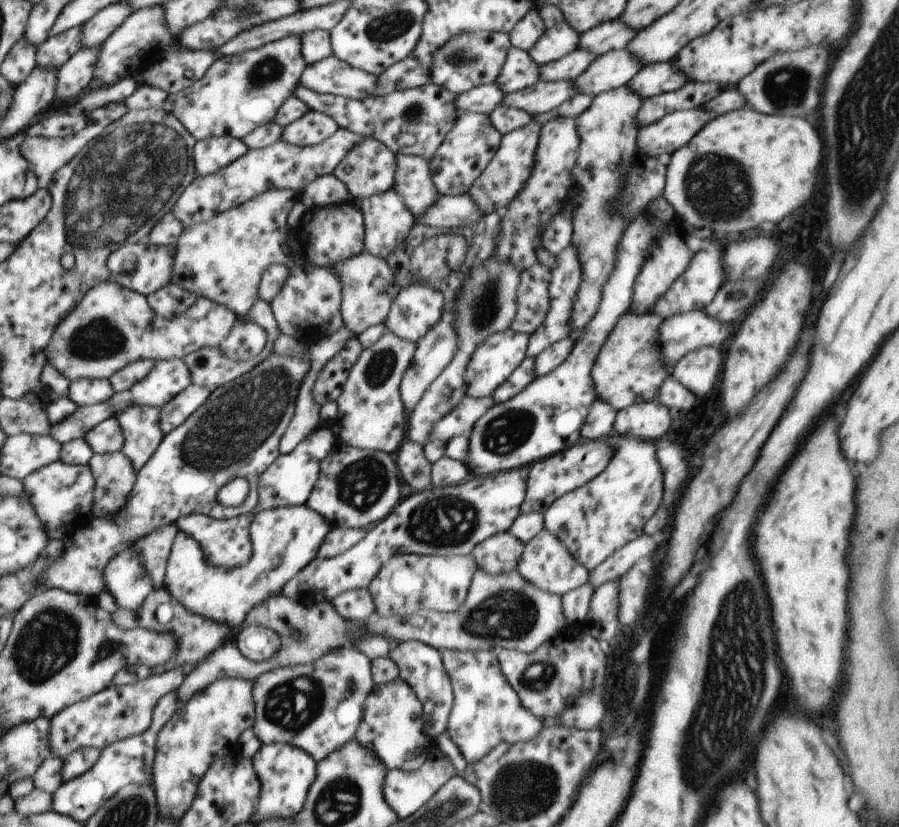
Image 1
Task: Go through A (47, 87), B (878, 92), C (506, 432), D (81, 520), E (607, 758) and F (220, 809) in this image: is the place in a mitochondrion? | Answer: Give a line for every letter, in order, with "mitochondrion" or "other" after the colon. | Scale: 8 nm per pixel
A: other
B: mitochondrion
C: mitochondrion
D: other
E: other
F: other

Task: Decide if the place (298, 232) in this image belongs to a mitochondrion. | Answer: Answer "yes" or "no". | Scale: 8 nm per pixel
no

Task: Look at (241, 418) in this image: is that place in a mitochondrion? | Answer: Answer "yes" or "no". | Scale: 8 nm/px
yes

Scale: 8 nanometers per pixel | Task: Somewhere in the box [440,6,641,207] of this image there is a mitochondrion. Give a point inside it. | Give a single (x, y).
(461, 57)

